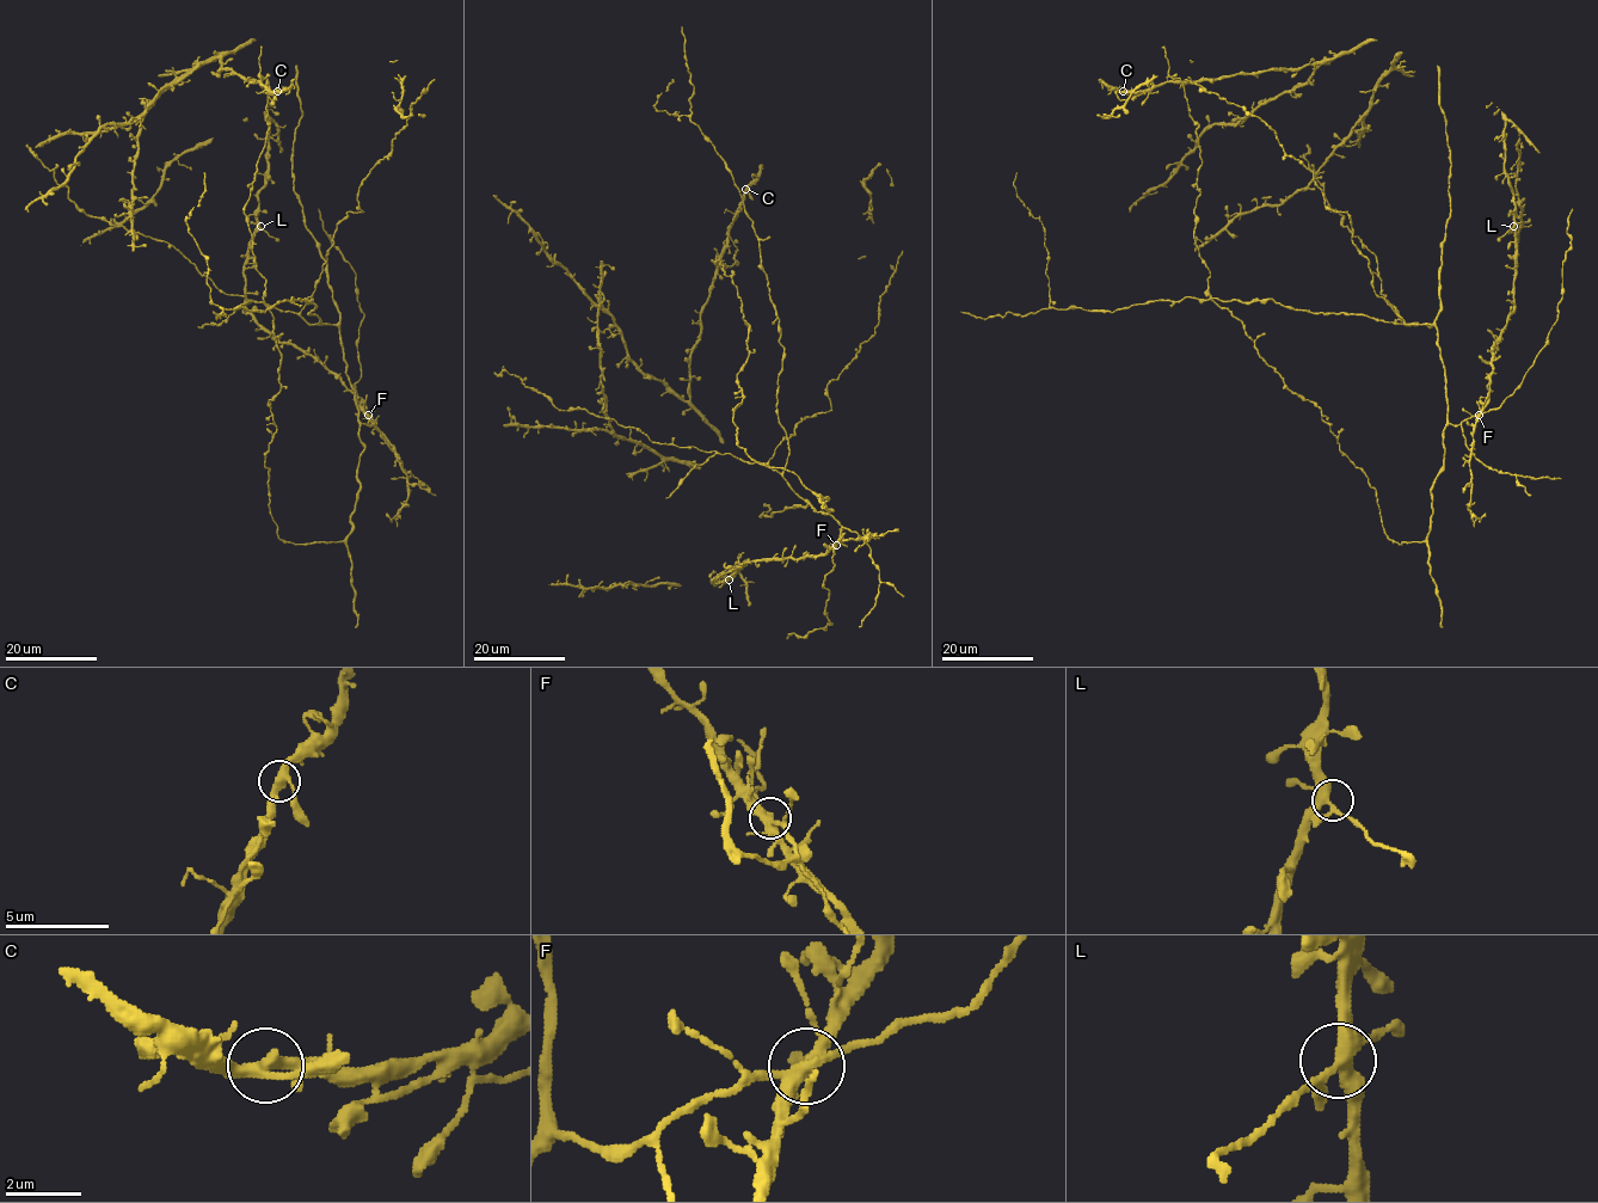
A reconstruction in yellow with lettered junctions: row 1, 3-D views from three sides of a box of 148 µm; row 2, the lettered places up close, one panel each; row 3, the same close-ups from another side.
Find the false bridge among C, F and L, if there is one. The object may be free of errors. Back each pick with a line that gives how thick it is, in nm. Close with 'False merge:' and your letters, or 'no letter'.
False merge: no letter

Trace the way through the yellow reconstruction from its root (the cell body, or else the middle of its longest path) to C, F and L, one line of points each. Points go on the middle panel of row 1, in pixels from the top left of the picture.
C: (751, 459), (733, 422), (749, 325), (733, 274), (712, 261), (737, 264), (729, 231), (745, 189)
F: (751, 459), (792, 471), (819, 498), (828, 498), (825, 507), (833, 509), (828, 513), (842, 528), (836, 545)
L: (751, 459), (792, 471), (827, 497), (842, 529), (824, 554), (743, 563), (712, 582), (729, 579)

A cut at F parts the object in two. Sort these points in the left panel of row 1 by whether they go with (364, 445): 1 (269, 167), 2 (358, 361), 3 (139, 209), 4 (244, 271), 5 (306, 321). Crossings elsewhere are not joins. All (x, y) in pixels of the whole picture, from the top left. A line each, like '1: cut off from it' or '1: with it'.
1: cut off from it
2: with it
3: cut off from it
4: cut off from it
5: with it

